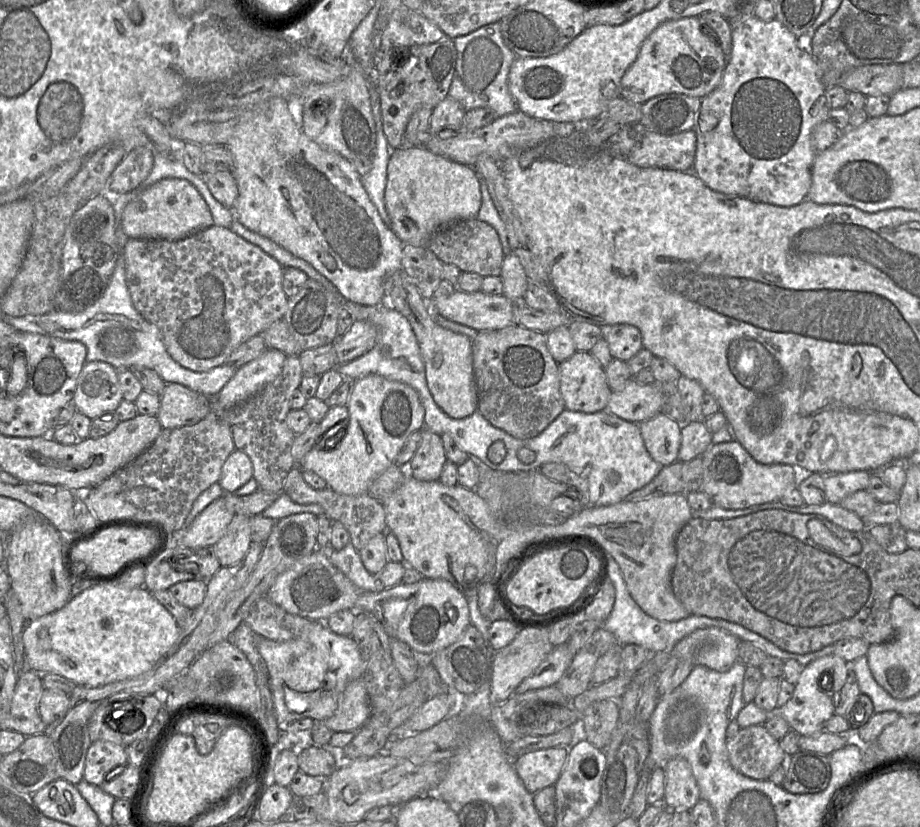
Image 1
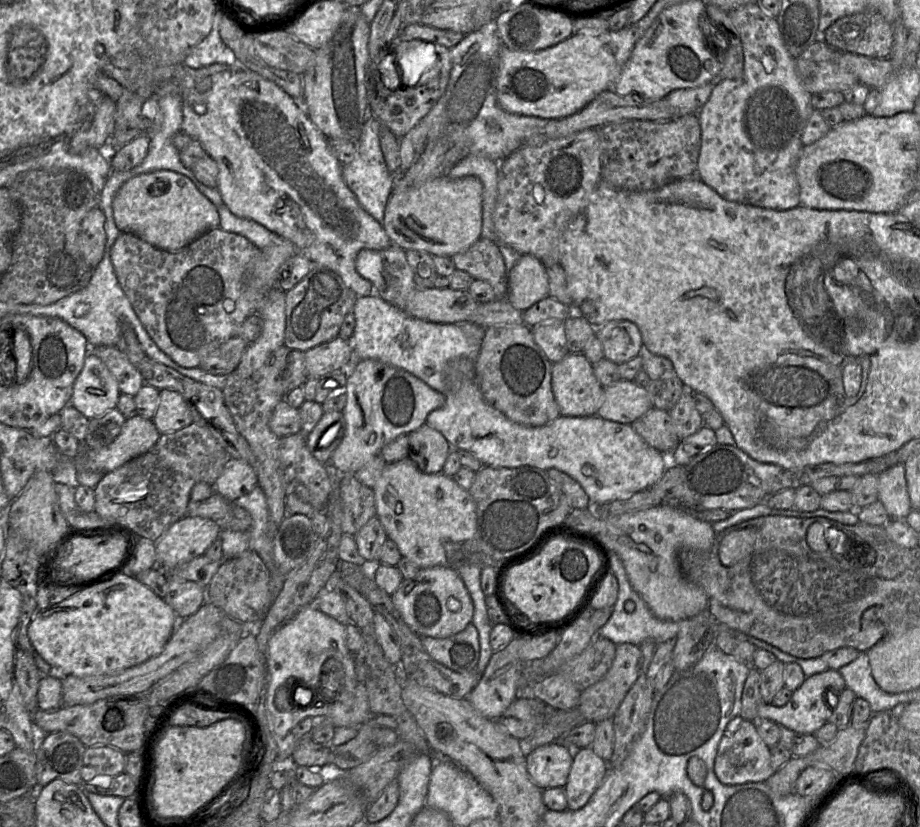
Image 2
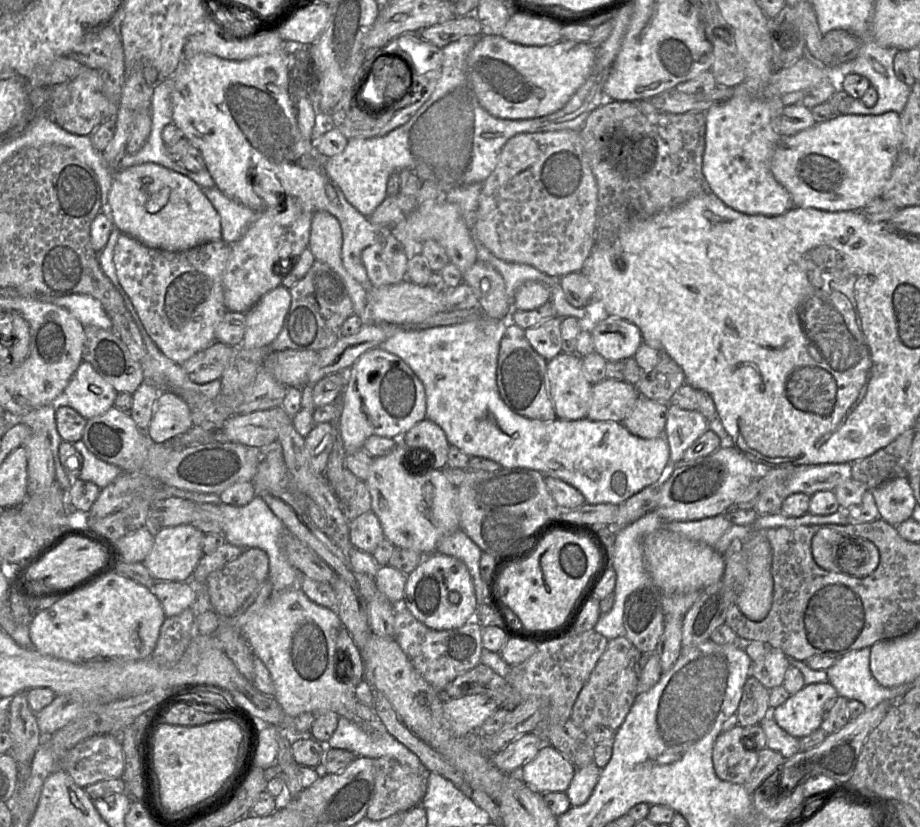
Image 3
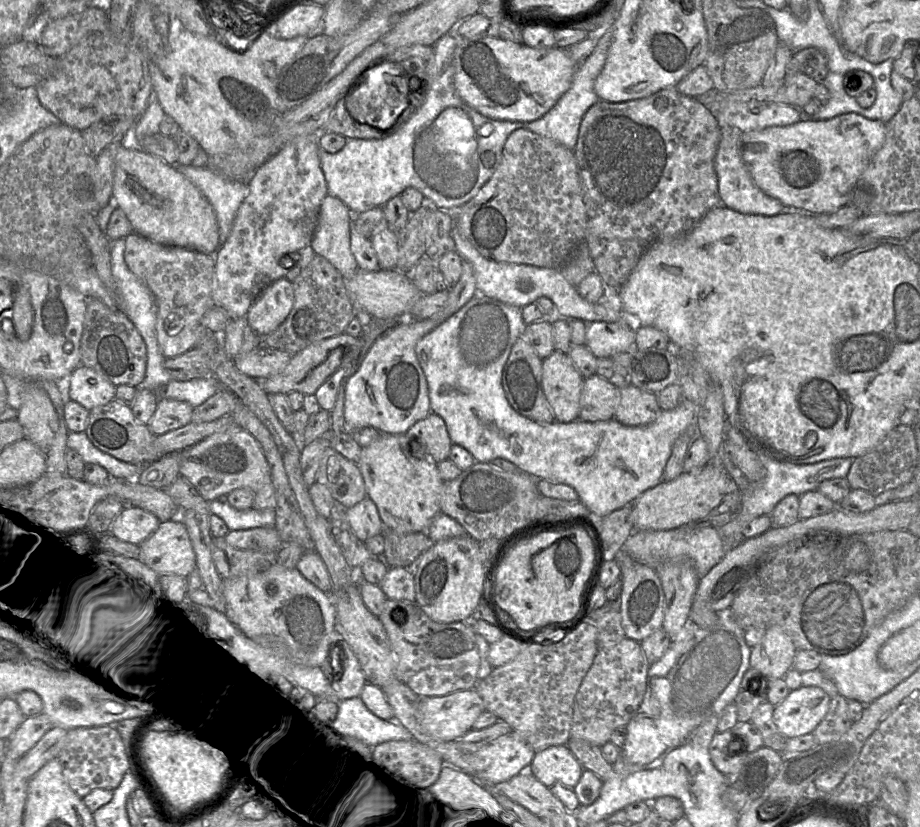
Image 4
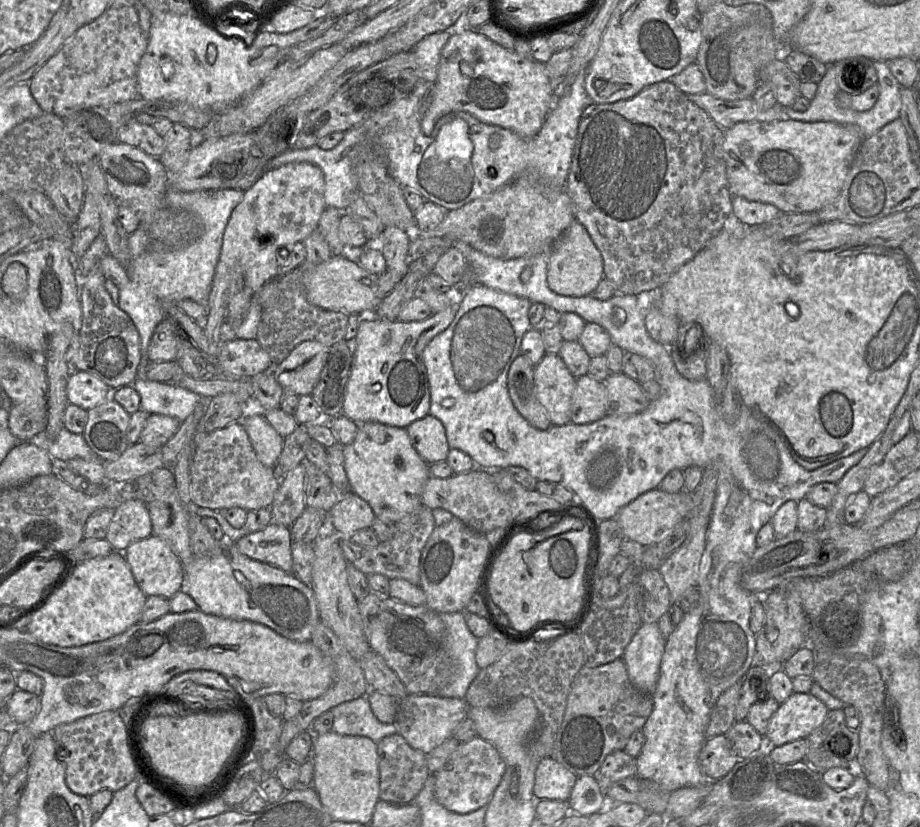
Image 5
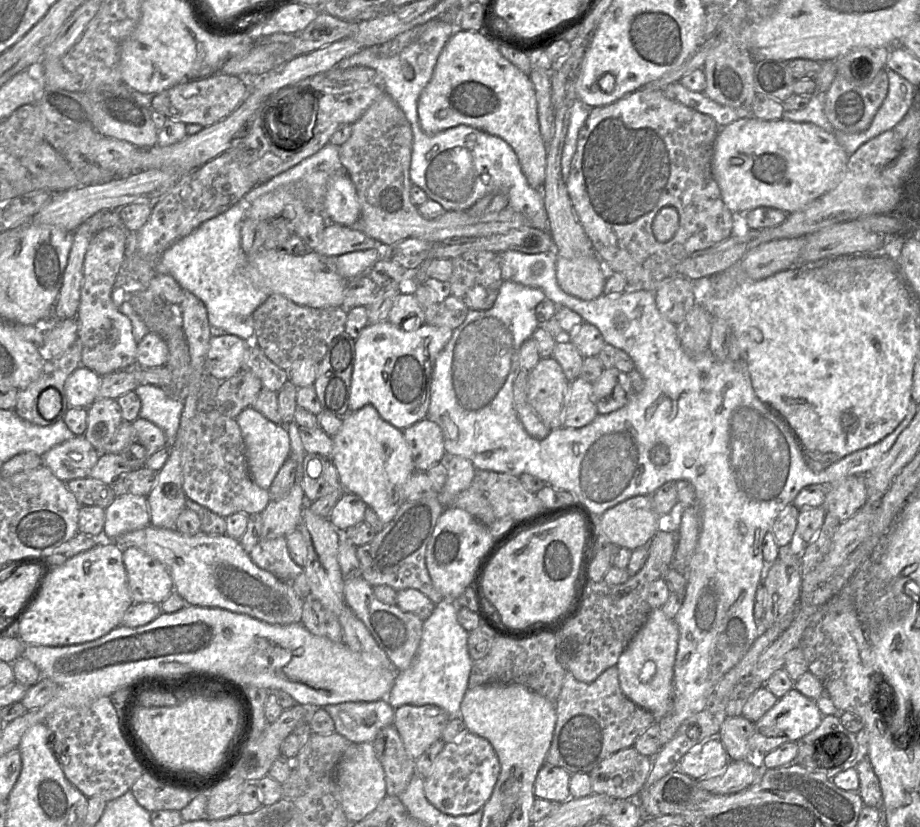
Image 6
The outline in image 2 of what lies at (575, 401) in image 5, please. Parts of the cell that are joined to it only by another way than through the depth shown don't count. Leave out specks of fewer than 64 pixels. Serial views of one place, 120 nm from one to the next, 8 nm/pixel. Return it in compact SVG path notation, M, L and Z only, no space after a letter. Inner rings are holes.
M619 380L604 387L604 399L597 414L599 417L623 424L631 424L653 407L648 391L634 381Z

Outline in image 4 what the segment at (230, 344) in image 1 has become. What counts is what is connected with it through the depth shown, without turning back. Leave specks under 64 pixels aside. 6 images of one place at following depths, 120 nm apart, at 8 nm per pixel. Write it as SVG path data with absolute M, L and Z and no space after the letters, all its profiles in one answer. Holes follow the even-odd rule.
M132 232L125 237L124 260L130 271L140 278L154 295L157 306L157 342L162 355L166 359L173 358L196 347L200 338L202 316L214 307L212 288L215 255L162 245Z

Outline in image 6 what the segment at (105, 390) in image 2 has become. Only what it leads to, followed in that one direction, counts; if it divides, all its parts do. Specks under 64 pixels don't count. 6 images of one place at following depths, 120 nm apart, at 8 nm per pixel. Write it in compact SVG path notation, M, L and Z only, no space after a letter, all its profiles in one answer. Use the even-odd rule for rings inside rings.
M77 368L65 382L68 406L82 409L92 405L97 400L101 378L88 368Z

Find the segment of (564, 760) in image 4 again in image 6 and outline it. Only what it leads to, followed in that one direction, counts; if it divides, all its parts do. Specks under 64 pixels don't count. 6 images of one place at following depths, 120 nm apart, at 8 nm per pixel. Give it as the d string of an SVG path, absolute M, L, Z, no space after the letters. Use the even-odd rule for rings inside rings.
M544 763L539 769L535 783L534 796L561 804L570 799L569 782L571 774L561 767Z

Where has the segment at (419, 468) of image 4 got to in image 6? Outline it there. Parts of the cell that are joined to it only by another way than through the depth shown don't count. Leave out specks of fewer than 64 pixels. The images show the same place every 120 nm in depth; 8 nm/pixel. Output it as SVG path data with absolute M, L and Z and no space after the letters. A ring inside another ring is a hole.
M367 405L343 419L342 427L332 437L331 461L335 466L342 488L358 495L387 525L405 502L403 487L415 472L411 450L404 433L384 421L377 410Z

